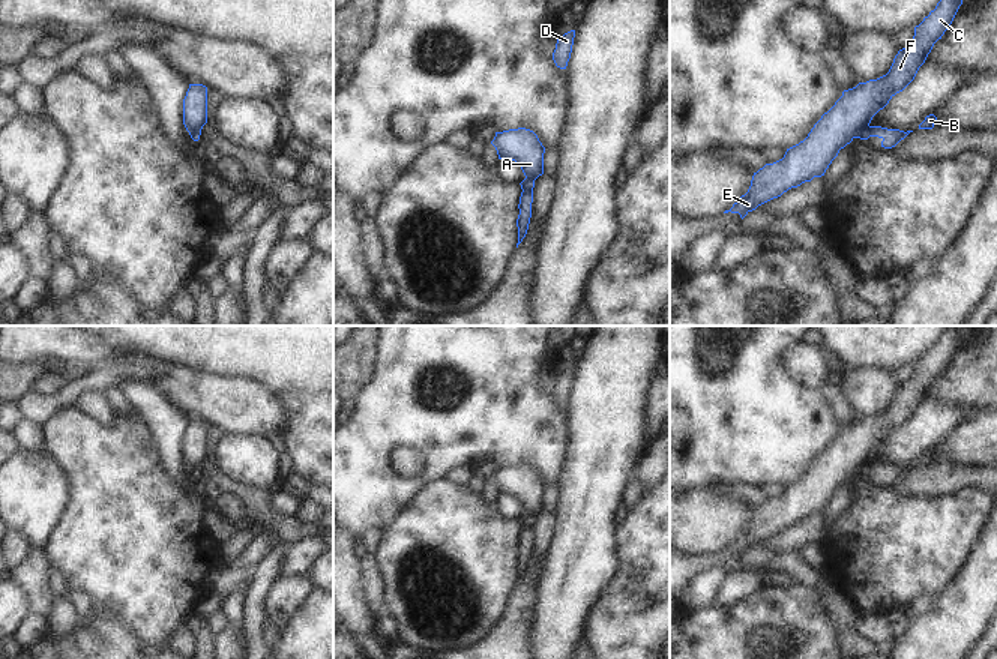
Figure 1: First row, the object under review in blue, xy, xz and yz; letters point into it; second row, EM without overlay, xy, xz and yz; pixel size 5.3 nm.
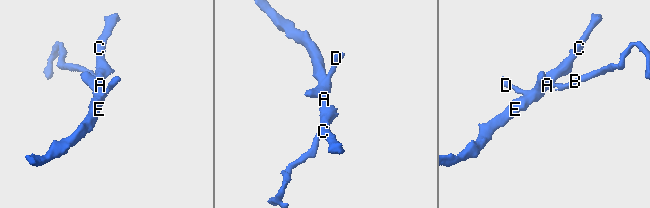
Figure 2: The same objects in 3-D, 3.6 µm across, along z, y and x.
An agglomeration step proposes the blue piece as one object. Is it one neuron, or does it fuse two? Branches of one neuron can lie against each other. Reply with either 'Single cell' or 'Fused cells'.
Fused cells

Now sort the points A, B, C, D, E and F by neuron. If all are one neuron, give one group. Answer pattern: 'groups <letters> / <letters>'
groups A C D E F / B

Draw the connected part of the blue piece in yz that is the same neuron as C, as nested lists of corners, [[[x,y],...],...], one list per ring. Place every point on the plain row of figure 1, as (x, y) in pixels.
[[[947,326],[935,345],[914,363],[911,378],[898,387],[889,408],[844,426],[803,477],[787,485],[782,495],[766,500],[754,509],[748,528],[724,549],[739,549],[743,555],[749,548],[788,525],[824,512],[839,486],[859,474],[859,467],[914,416],[934,380],[950,363],[961,341],[962,326]]]

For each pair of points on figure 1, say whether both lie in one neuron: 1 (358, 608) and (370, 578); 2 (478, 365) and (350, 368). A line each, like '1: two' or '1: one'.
1: two
2: two

